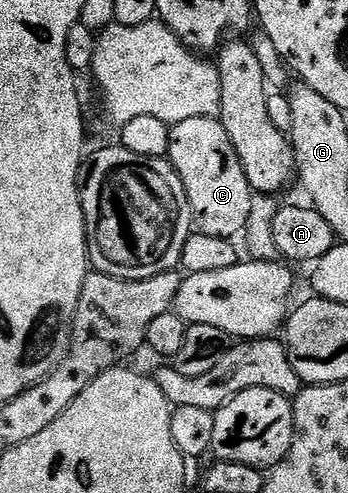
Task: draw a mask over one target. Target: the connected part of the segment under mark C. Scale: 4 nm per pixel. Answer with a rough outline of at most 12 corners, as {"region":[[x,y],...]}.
{"region":[[218,117],[170,131],[192,225],[234,239],[255,194]]}

